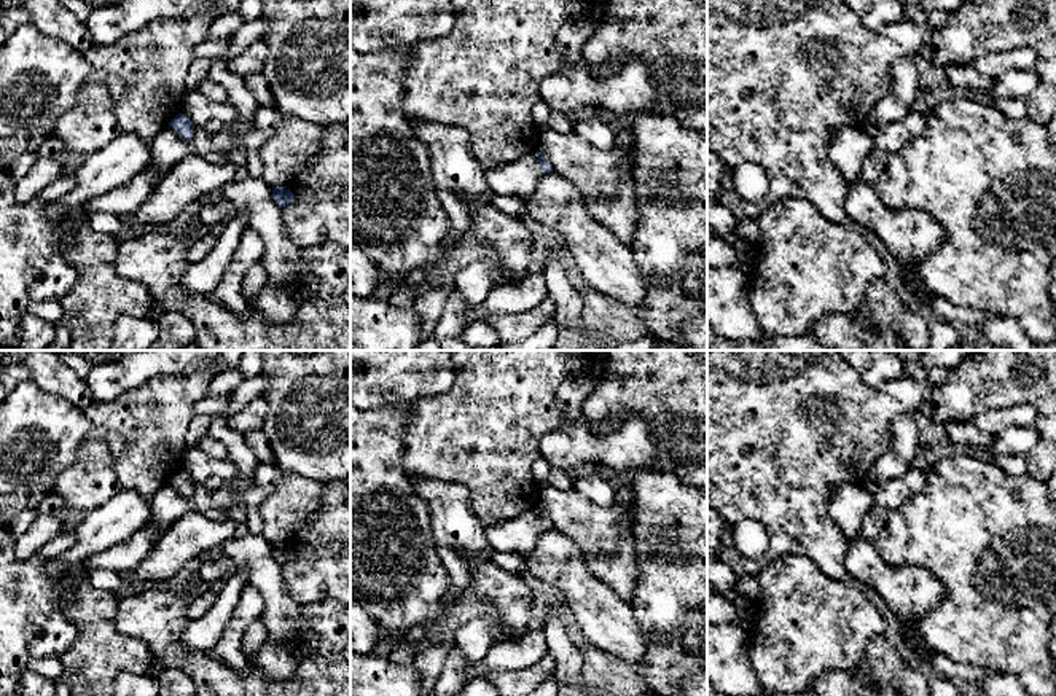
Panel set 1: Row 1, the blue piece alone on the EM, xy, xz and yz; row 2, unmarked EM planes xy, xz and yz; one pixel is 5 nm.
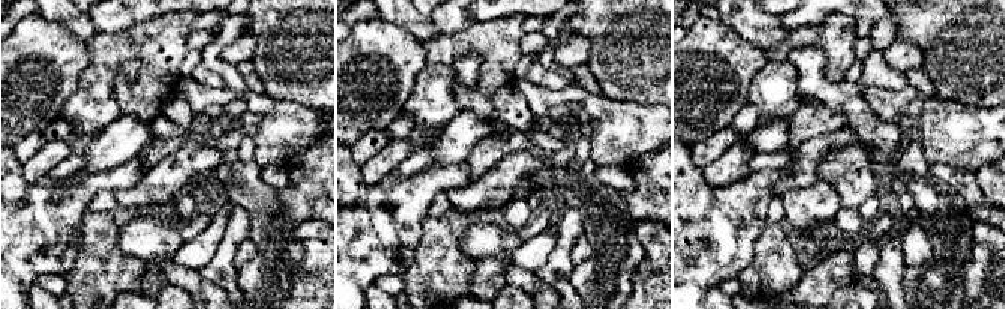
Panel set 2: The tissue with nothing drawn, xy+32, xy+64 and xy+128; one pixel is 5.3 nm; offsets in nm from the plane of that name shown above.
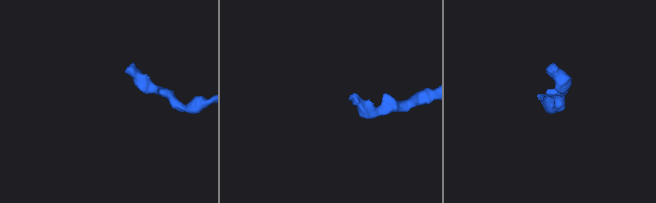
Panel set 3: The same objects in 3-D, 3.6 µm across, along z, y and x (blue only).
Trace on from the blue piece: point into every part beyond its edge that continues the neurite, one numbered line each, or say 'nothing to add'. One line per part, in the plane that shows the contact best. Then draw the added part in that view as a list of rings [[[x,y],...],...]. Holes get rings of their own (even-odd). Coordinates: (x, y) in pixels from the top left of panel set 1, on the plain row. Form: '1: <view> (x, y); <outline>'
1: xz (520, 535); [[[529,508],[514,519],[484,526],[489,548],[522,556],[532,551],[546,532],[538,519],[537,508]]]

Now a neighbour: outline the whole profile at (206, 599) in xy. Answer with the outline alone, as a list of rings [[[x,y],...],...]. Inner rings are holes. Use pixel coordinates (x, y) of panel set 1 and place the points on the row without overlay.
[[[210,588],[210,589],[202,591],[188,608],[190,620],[193,621],[193,620],[201,618],[204,613],[210,610],[215,600],[217,600],[215,589]]]

